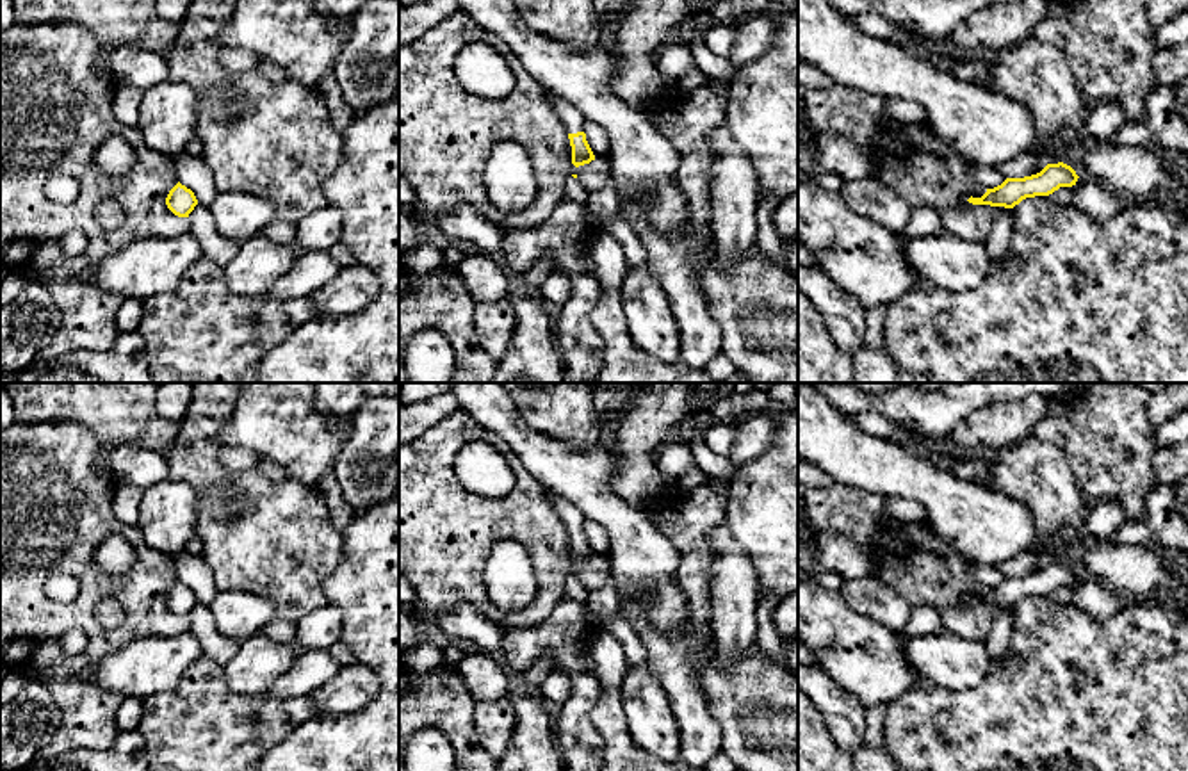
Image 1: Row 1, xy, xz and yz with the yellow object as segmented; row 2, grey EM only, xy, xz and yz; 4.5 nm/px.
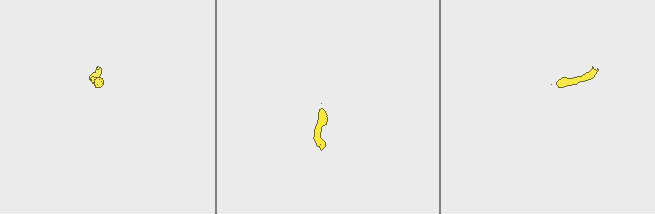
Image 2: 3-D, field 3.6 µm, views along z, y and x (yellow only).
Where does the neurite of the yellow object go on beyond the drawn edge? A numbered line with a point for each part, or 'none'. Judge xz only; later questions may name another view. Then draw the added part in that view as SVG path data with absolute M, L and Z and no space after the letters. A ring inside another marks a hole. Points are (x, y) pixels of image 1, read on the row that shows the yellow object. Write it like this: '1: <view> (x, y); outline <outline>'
1: xz (572, 118); outline M552 94L552 98L554 98L554 110L561 118L565 130L568 134L584 132L586 119L582 112L565 98L559 98L556 94Z

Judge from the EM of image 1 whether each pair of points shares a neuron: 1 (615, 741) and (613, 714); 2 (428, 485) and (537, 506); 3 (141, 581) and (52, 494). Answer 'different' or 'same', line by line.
1: same
2: same
3: same

